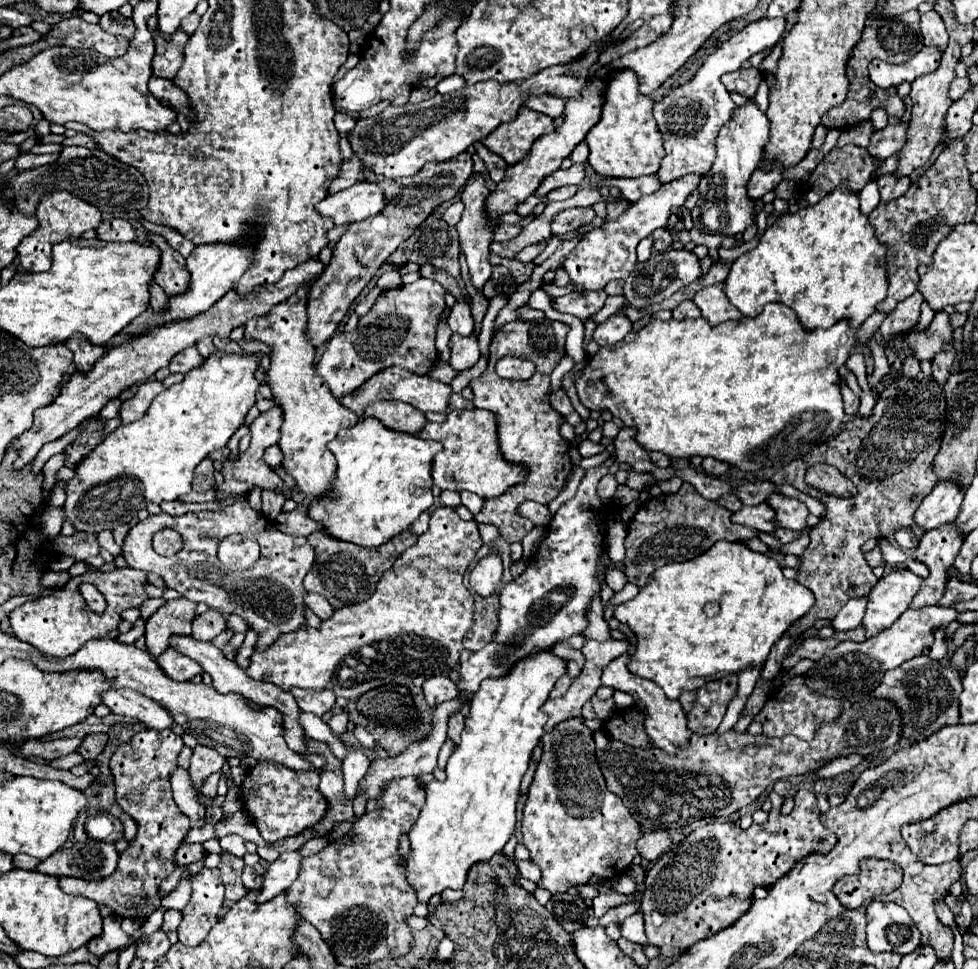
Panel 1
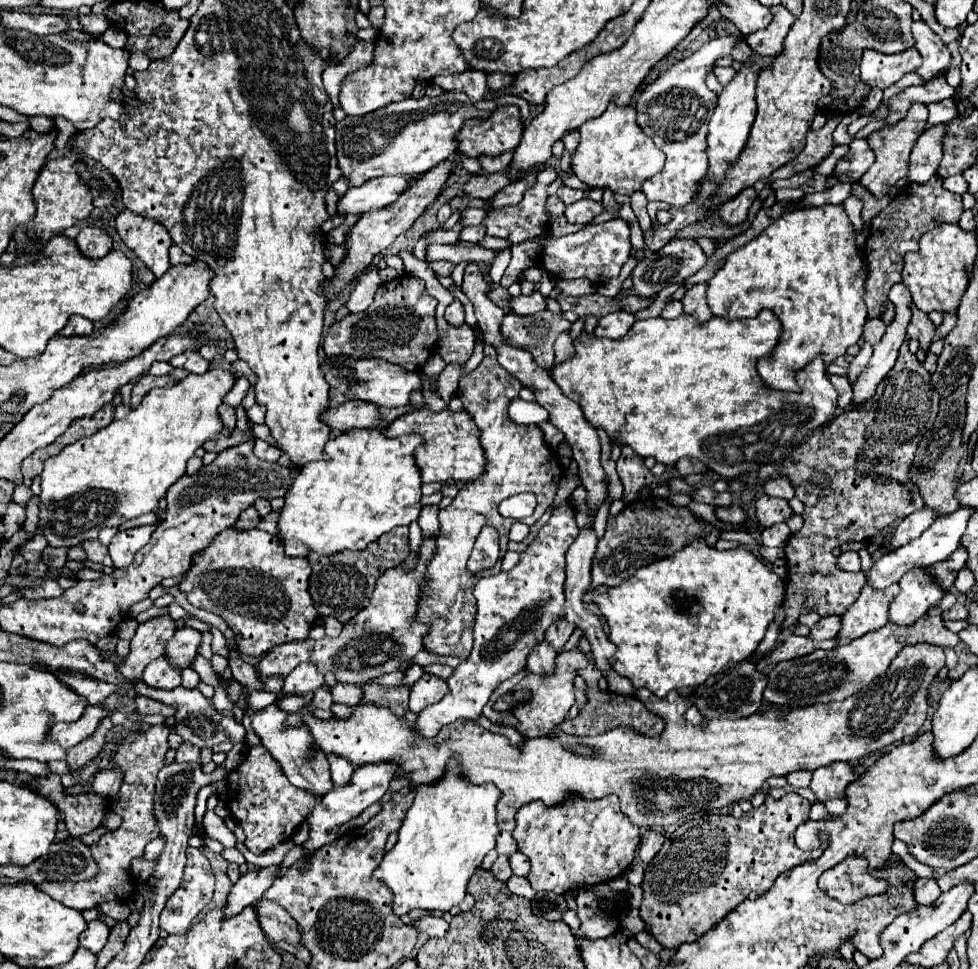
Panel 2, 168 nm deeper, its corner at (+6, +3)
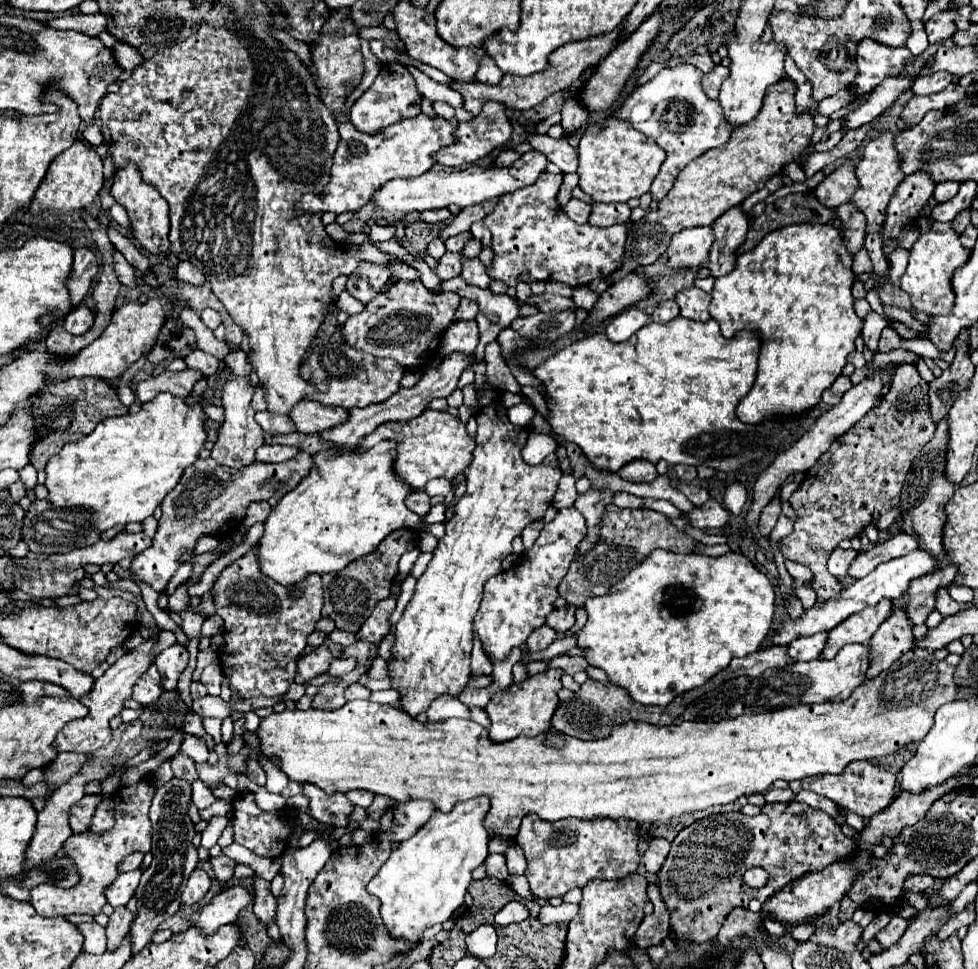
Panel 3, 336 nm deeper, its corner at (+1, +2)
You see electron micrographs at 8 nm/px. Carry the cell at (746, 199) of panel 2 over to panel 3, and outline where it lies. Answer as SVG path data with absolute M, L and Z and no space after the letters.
M740 206L730 208L712 224L716 240L710 248L708 268L714 278L724 276L734 268L734 264L736 264L734 252L746 240L748 224L750 224L750 218Z

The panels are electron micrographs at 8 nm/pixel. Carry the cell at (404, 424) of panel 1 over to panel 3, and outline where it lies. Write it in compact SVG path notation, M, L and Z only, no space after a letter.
M306 400L306 402L300 402L294 408L294 414L290 416L292 416L292 422L296 424L296 430L300 432L324 432L346 422L346 418L350 418L350 410Z

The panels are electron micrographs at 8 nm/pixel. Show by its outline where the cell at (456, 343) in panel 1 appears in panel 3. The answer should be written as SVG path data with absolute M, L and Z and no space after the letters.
M476 320L452 322L442 336L442 358L448 358L452 352L470 354L478 346L478 324Z

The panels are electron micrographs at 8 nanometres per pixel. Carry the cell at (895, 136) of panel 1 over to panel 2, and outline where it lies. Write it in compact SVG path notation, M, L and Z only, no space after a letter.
M853 139L849 143L849 151L843 159L837 161L833 173L837 173L839 183L857 183L861 175L873 165L873 151L869 149L865 139Z

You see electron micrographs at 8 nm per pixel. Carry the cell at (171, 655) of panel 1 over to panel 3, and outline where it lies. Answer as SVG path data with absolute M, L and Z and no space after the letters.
M150 666L150 670L146 670L146 674L142 674L142 678L136 682L134 698L140 704L154 704L160 700L162 692L164 692L162 676L160 676L156 666Z

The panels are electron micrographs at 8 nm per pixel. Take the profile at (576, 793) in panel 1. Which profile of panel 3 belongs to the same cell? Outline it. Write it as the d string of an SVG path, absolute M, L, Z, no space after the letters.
M536 814L524 816L516 842L522 846L528 860L524 874L530 882L530 890L538 898L548 900L552 896L564 896L572 888L584 888L594 878L620 880L634 874L640 864L638 830L640 824L626 818L568 818L548 822Z

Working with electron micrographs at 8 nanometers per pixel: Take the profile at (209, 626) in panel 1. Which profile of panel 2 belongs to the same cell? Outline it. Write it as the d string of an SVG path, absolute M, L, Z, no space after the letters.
M183 627L169 639L169 645L165 645L165 657L171 661L173 667L183 671L191 667L197 655L199 643L201 643L201 633L195 629Z

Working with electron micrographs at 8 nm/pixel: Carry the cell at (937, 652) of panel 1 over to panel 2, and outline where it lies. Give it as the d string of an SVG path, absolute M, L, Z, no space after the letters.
M917 643L901 649L901 653L891 661L885 675L879 681L861 689L853 697L845 701L833 701L825 705L807 705L799 709L765 709L745 719L709 719L705 725L691 725L687 721L680 721L676 715L676 702L657 698L647 688L636 690L635 696L645 703L652 712L661 716L665 721L665 729L657 737L639 735L635 729L617 727L609 733L601 733L597 737L577 737L567 735L561 731L551 731L545 737L535 737L523 741L521 747L511 745L507 737L495 735L469 719L459 719L455 723L445 725L435 739L421 739L415 735L415 723L407 723L401 717L395 717L387 707L365 703L355 705L353 713L347 719L333 717L329 721L321 721L311 713L297 711L287 717L287 725L301 727L305 725L313 737L315 749L321 749L325 757L337 755L347 759L353 767L369 765L369 763L395 763L399 769L397 777L407 777L411 785L433 785L447 773L447 761L457 759L461 767L461 775L471 783L493 783L501 789L501 799L497 801L497 825L501 831L515 829L515 813L521 805L531 801L543 801L547 807L559 805L571 795L585 797L585 801L603 799L607 795L617 795L621 801L621 811L631 819L631 823L639 827L669 827L679 819L699 813L711 811L717 807L733 805L741 799L751 799L763 783L773 775L787 775L791 771L809 769L815 771L817 767L831 765L833 761L855 761L869 755L875 749L883 749L891 743L903 741L905 737L915 737L925 723L927 715L927 699L929 687L945 665L945 653L941 647L929 643Z

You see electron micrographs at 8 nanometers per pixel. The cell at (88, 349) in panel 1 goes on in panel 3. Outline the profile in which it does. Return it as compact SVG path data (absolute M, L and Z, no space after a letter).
M80 304L76 310L72 310L72 312L62 320L62 326L64 326L64 330L70 332L70 334L84 334L86 330L90 330L92 322L94 322L94 316L92 316L90 308L84 306L84 304Z

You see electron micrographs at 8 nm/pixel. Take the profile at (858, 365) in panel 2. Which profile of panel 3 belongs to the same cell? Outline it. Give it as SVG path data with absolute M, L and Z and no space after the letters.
M870 312L864 318L864 330L862 330L862 338L866 342L866 346L870 348L872 354L878 352L878 338L882 334L882 328L886 326L886 320L882 316L878 316L876 312Z

